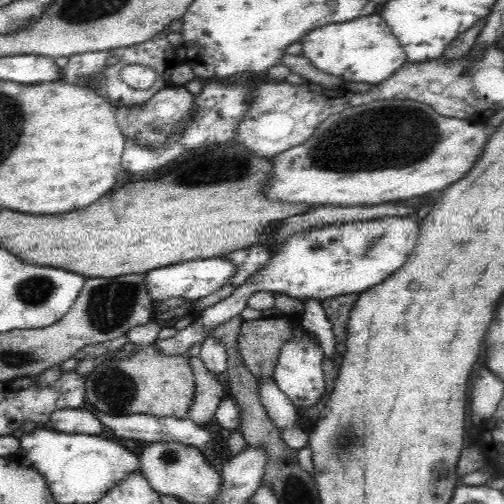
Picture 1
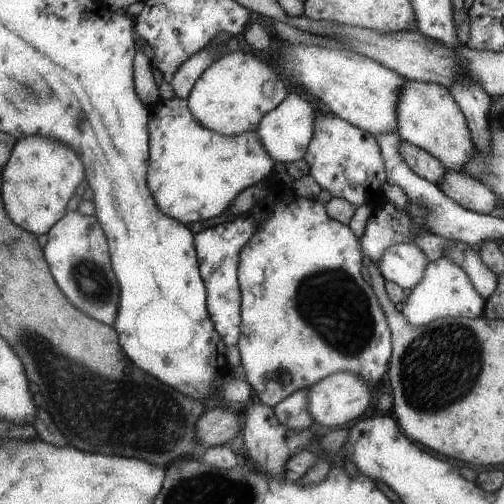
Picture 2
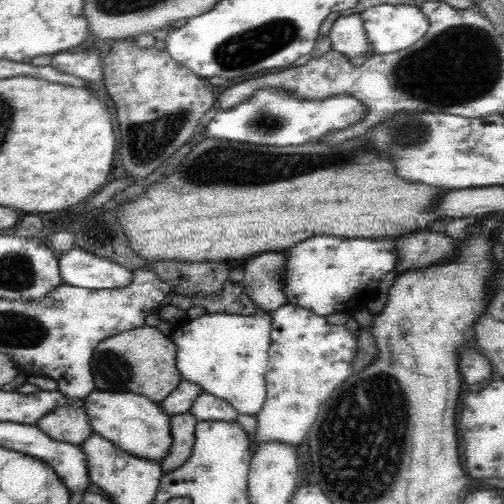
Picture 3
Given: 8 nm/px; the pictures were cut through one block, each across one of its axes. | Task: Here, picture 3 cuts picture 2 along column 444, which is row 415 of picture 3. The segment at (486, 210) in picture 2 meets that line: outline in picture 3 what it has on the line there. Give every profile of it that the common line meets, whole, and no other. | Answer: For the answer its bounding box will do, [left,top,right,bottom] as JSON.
[162,412,198,474]

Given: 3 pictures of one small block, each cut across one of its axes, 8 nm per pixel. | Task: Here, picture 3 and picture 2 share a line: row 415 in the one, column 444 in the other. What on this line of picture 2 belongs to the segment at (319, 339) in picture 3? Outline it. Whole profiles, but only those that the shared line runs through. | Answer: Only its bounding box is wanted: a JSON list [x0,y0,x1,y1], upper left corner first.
[401,258,487,328]

